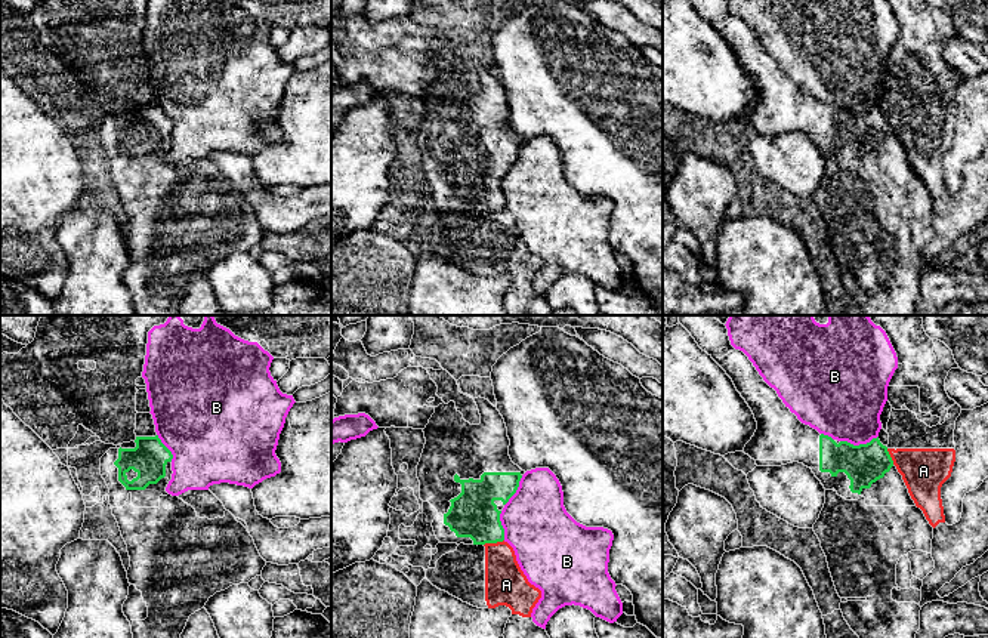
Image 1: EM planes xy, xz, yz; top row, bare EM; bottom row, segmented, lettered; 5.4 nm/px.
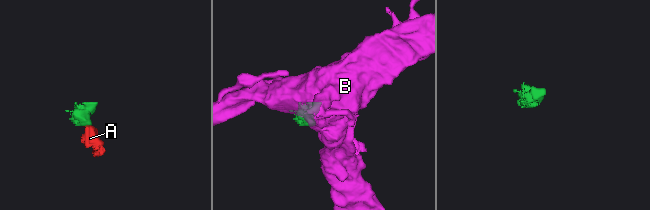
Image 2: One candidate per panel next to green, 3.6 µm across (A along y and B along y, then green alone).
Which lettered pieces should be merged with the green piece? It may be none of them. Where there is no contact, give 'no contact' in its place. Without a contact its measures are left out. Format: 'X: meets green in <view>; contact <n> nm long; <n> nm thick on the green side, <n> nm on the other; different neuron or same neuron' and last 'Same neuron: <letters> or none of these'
A: meets green in xz; contact 120 nm long; 260 nm thick on the green side, 220 nm on the other; different neuron
B: meets green in yz; contact 220 nm long; 220 nm thick on the green side, 420 nm on the other; different neuron
Same neuron: none of these

